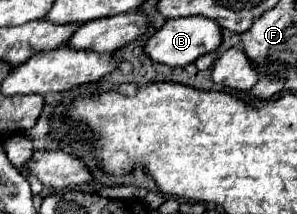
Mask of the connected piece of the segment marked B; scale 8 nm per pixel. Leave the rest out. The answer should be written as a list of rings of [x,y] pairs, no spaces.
[[[187,16],[187,18],[175,18],[167,20],[163,28],[159,28],[147,42],[145,42],[145,54],[153,58],[153,62],[161,62],[167,66],[187,66],[195,62],[199,56],[217,50],[221,44],[221,28],[217,22],[205,18],[205,16]]]

